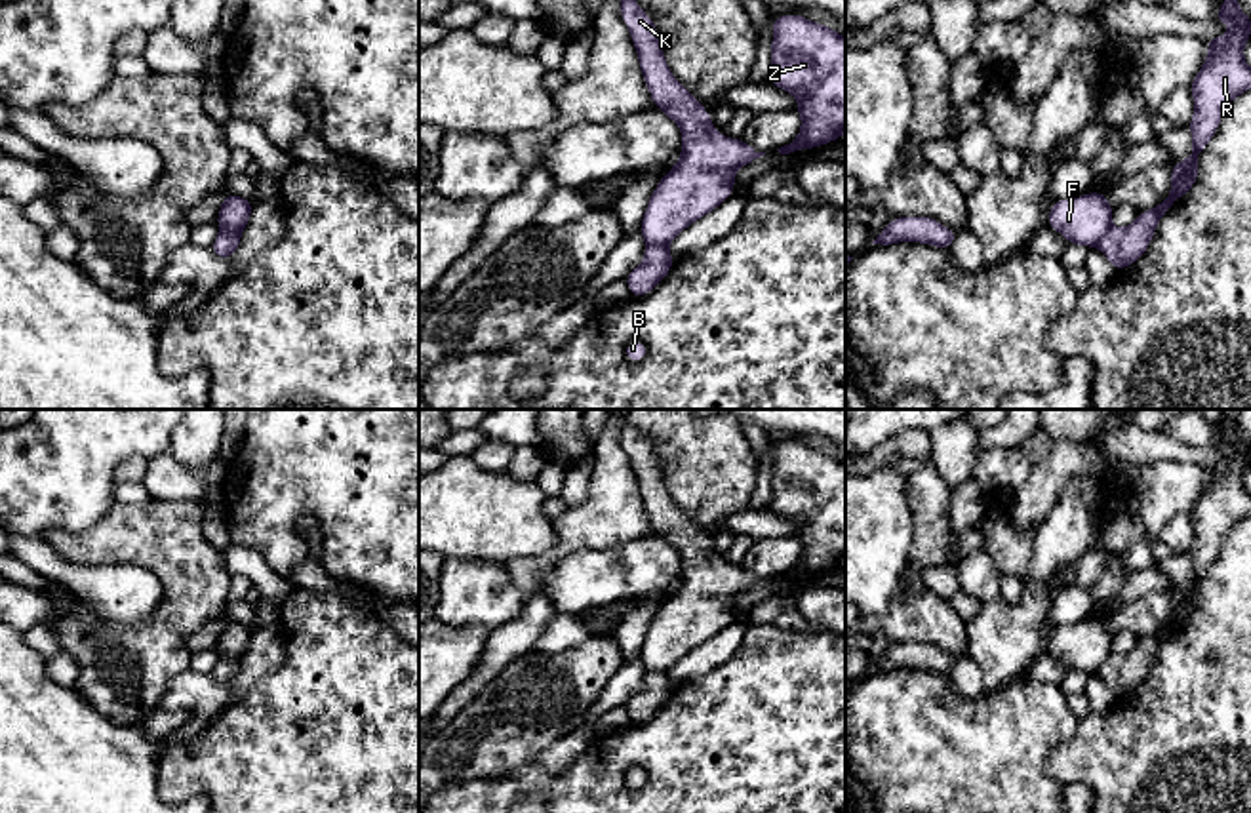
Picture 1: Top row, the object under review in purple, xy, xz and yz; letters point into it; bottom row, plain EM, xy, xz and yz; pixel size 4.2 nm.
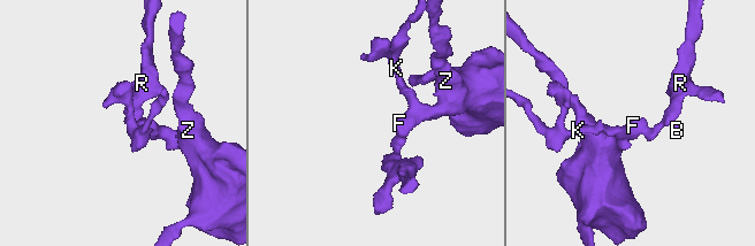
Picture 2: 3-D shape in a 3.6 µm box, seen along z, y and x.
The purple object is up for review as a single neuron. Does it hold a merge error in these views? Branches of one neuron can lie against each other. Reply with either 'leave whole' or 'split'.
split

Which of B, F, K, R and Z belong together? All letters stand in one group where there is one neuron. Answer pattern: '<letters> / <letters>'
B R / F K Z

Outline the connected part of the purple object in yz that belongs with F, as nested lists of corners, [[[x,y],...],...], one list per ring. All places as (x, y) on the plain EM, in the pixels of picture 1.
[[[1087,619],[1070,626],[1055,626],[1047,651],[1061,659],[1070,672],[1099,672],[1101,664],[1112,653],[1114,634],[1104,619]]]

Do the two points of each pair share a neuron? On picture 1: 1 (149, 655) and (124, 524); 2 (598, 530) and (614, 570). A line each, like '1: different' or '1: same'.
1: same
2: different

